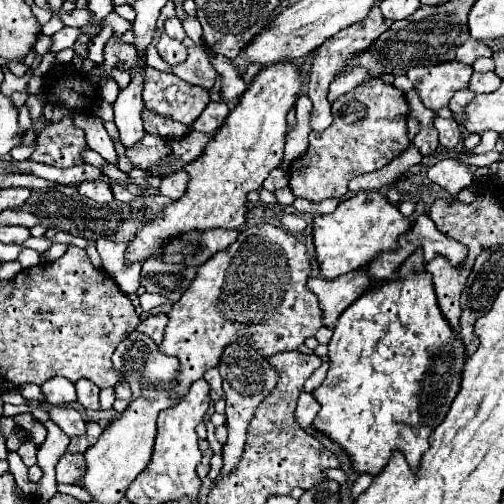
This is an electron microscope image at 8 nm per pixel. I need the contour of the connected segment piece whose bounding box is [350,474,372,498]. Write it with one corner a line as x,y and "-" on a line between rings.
360,474
360,478
352,484
352,488
350,488
350,496
352,498
356,498
356,496
360,496
368,486
370,486
370,482
372,482
372,476
370,474

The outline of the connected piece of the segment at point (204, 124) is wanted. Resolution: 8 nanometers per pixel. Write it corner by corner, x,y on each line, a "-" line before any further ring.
210,102
206,106
206,110
194,120
192,128
198,130
198,132
204,132
204,134
210,134
210,132
214,132
224,122
228,112
230,110
228,110
226,102

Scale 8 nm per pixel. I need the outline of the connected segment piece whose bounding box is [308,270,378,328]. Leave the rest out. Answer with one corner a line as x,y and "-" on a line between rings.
364,270
348,272
336,280
326,278
310,278
308,288
318,296
322,310
322,324
334,328
338,316
360,298
366,290
374,288
378,280
370,278

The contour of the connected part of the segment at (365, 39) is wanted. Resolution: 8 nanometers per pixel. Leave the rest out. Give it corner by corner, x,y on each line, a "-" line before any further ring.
376,2
376,6
372,6
372,10
368,12
368,16
362,22
356,22
356,24
340,30
336,36
328,38
328,42
318,46
316,52
312,52
312,70
310,70
310,82
308,82
308,98
314,104
312,106
312,116
310,116
312,130
326,130
332,124
330,102
326,98
330,82
338,76
338,72
350,62
350,58
354,54
362,54
364,50
368,50
372,46
372,42
376,42
376,38
380,38
380,34
384,34
386,28
388,28
386,18
380,14
380,6

